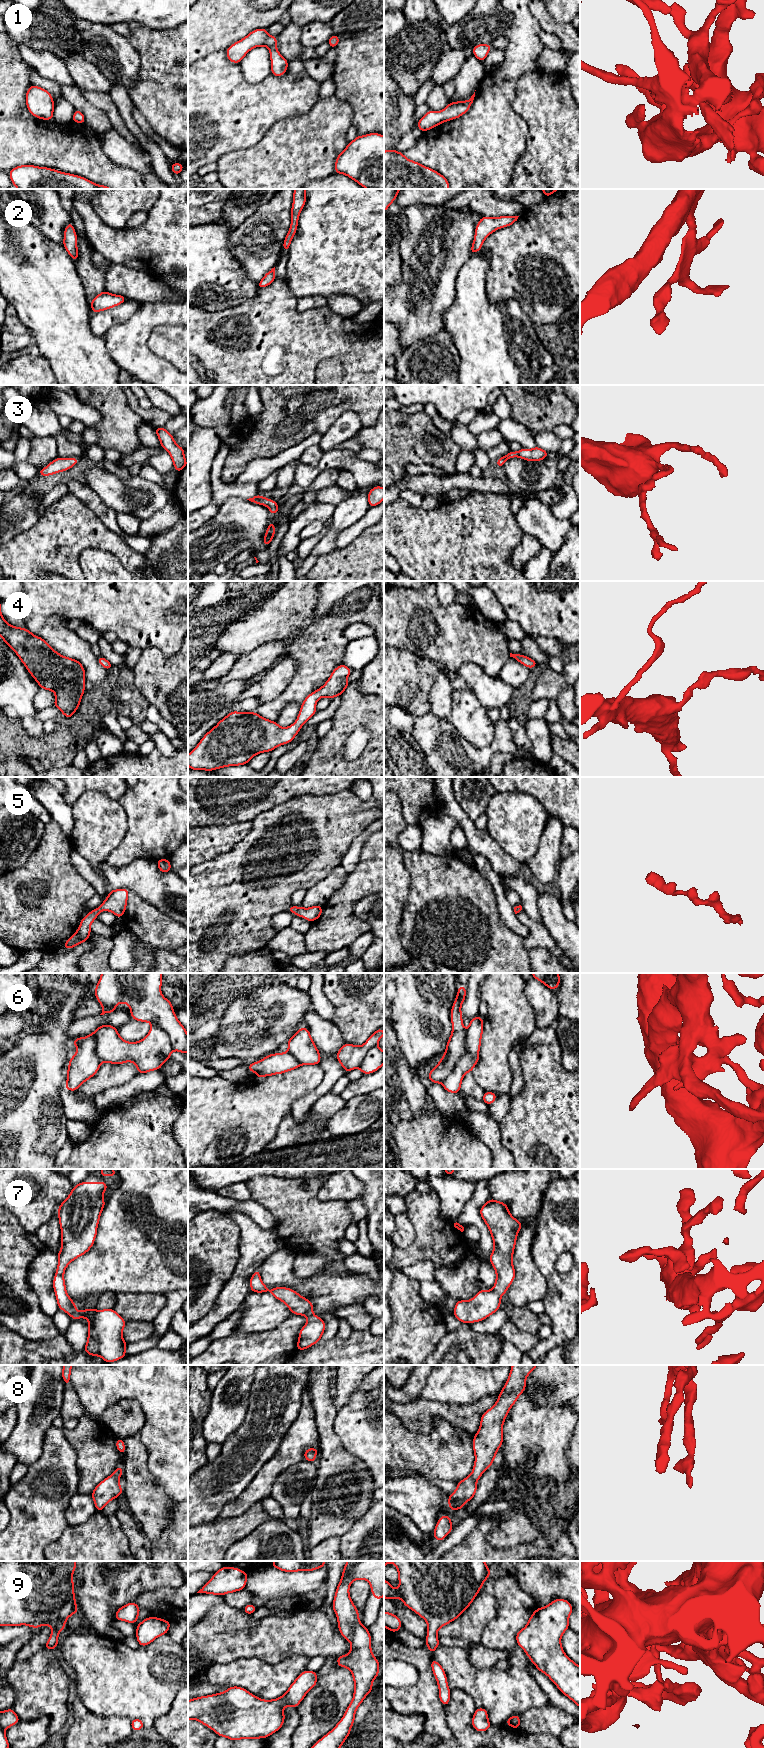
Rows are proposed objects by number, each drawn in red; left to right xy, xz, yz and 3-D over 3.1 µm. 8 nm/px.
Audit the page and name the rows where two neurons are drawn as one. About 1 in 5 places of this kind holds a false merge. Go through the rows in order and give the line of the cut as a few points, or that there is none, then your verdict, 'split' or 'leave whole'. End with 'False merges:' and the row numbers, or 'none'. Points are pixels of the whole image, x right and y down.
1: no cut; leave whole
2: no cut; leave whole
3: no cut; leave whole
4: no cut; leave whole
5: no cut; leave whole
6: no cut; leave whole
7: no cut; leave whole
8: no cut; leave whole
9: no cut; leave whole
False merges: none

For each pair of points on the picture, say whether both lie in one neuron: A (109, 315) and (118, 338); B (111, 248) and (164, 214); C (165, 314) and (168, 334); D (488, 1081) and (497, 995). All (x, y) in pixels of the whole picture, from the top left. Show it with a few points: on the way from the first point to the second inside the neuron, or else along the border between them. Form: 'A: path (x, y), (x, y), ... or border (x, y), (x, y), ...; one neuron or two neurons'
A: border (133, 313), (126, 321), (113, 325), (103, 337); two neurons
B: path (126, 246), (136, 246), (142, 243), (156, 229); one neuron
C: border (177, 325), (158, 325), (151, 332), (148, 339); two neurons
D: path (493, 1060), (497, 1041), (497, 1016); one neuron

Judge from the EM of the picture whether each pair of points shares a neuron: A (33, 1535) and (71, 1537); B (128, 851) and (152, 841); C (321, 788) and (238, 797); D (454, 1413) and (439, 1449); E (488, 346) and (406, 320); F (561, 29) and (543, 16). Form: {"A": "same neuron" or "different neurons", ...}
{"A": "different neurons", "B": "same neuron", "C": "same neuron", "D": "different neurons", "E": "different neurons", "F": "same neuron"}

